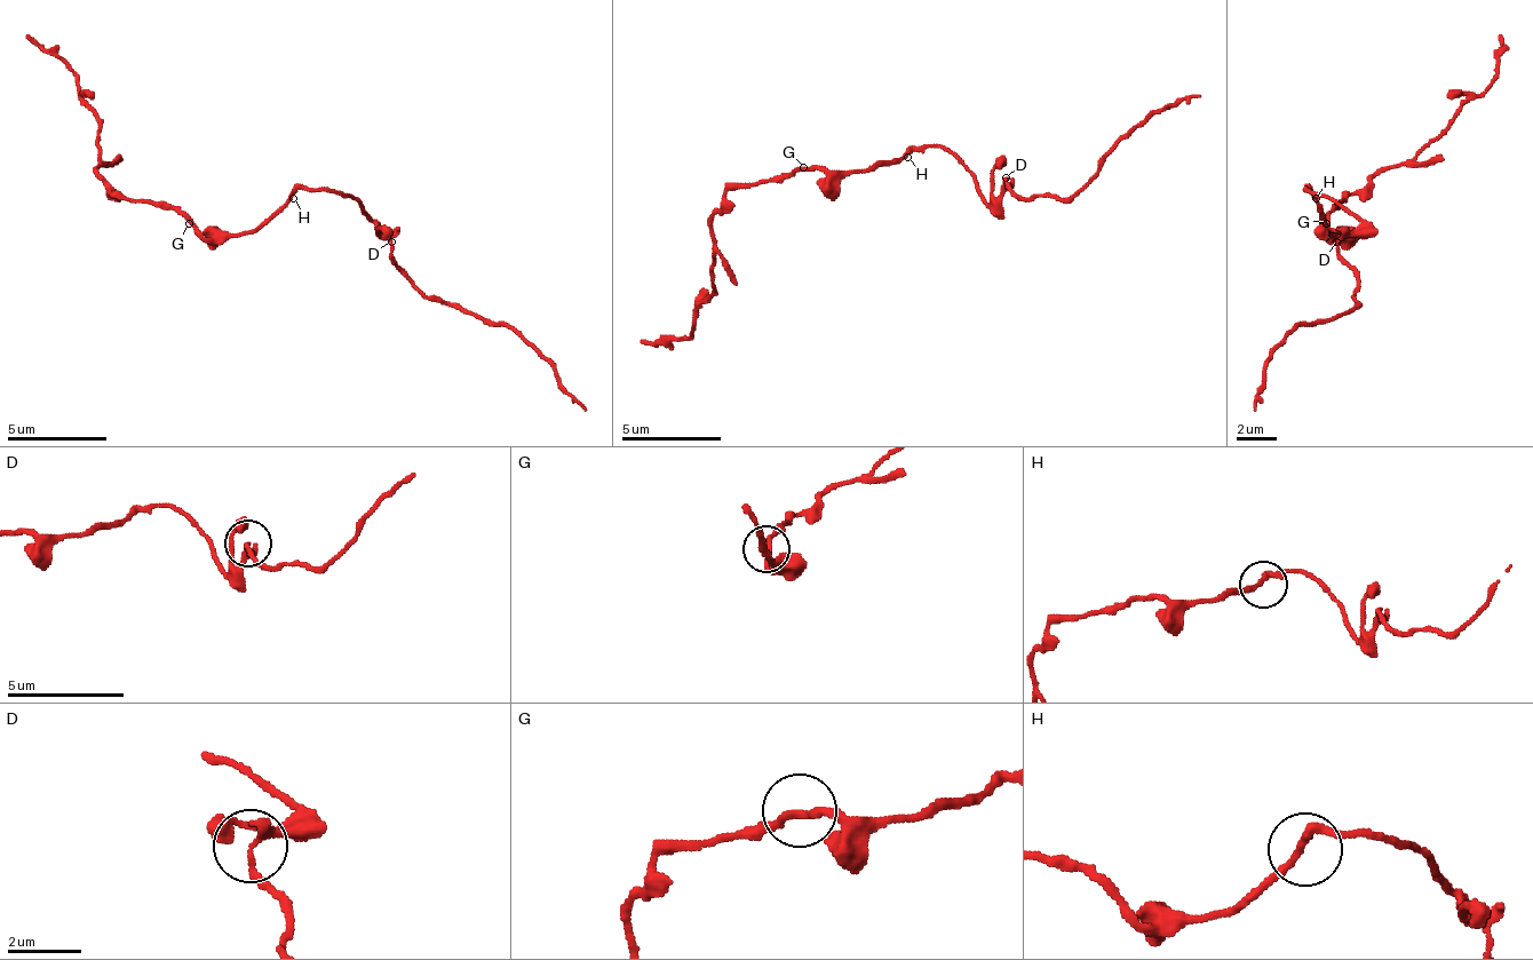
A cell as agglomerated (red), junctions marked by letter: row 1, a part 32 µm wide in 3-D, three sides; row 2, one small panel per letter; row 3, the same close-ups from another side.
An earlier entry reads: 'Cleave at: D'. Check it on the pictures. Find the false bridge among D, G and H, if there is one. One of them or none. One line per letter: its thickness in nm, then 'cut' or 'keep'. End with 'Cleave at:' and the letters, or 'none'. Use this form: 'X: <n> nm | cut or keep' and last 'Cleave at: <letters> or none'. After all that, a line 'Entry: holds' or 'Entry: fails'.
D: 240 nm | keep
G: 220 nm | keep
H: 220 nm | keep
Cleave at: none
Entry: fails

